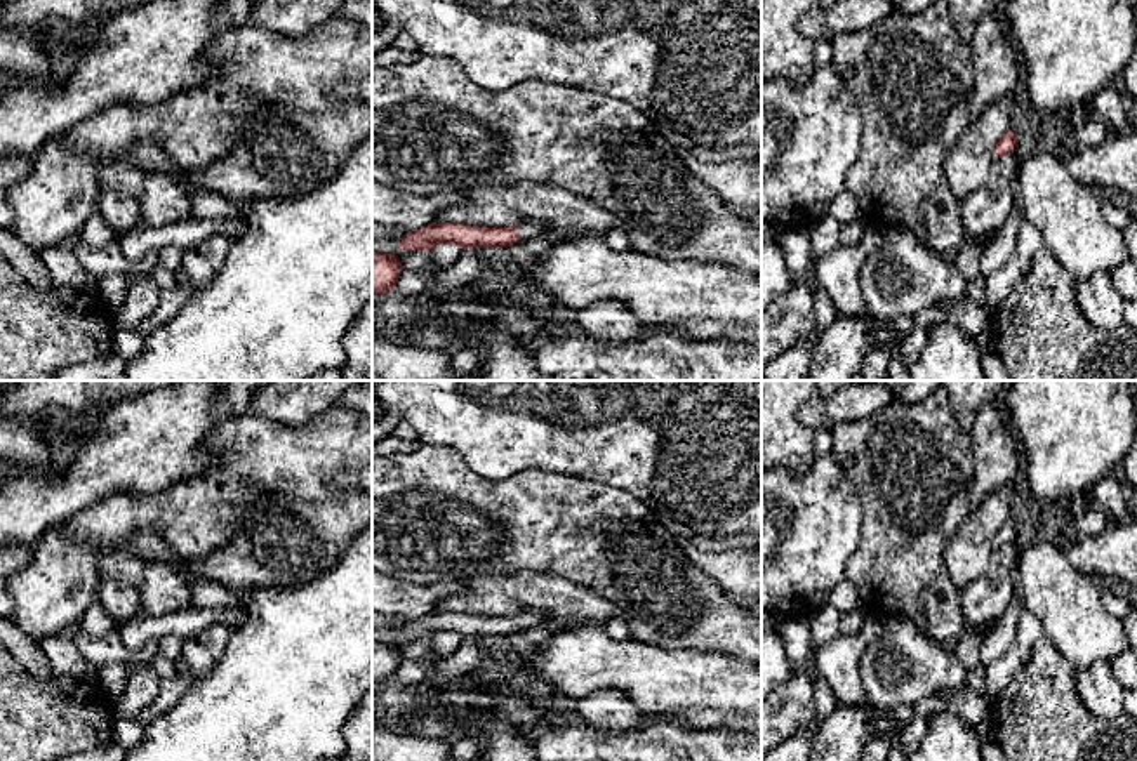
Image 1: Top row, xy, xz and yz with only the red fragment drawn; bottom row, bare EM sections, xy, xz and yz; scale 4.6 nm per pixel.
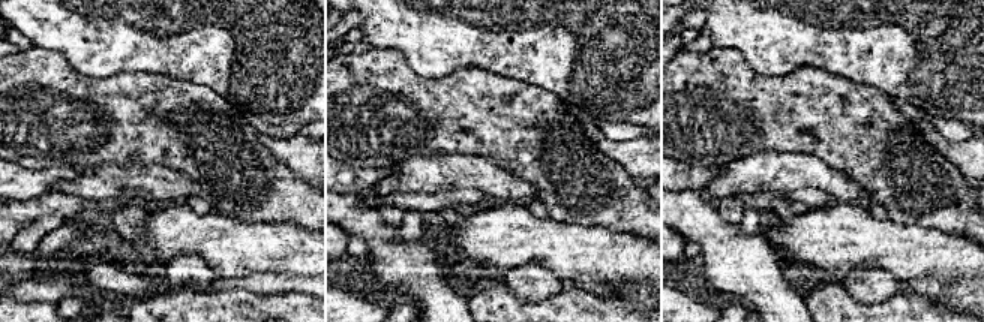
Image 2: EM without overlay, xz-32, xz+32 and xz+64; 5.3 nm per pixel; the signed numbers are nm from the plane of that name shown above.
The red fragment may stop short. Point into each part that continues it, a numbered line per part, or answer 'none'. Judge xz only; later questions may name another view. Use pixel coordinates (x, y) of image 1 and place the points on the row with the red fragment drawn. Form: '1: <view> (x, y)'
1: xz (527, 230)

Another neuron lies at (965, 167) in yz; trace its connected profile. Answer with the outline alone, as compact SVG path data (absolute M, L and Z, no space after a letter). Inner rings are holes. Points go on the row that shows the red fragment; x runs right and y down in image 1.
M1012 94L1003 96L975 118L942 162L942 174L958 200L981 189L994 162L998 141L1012 130Z

